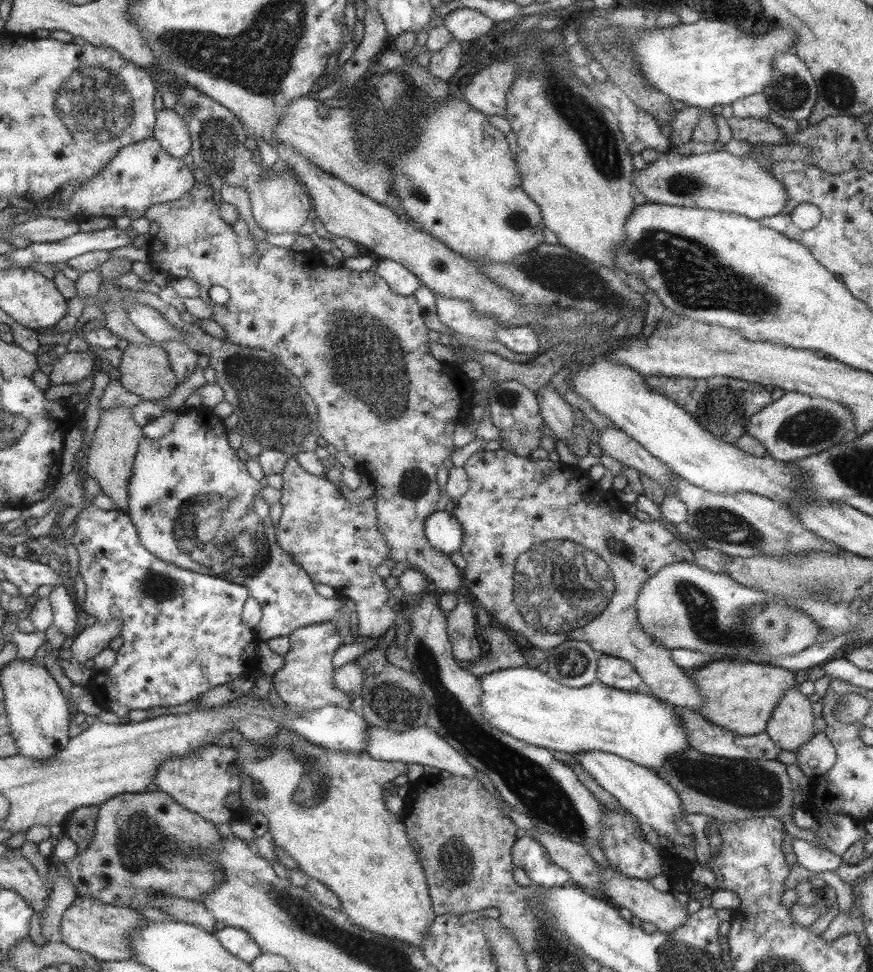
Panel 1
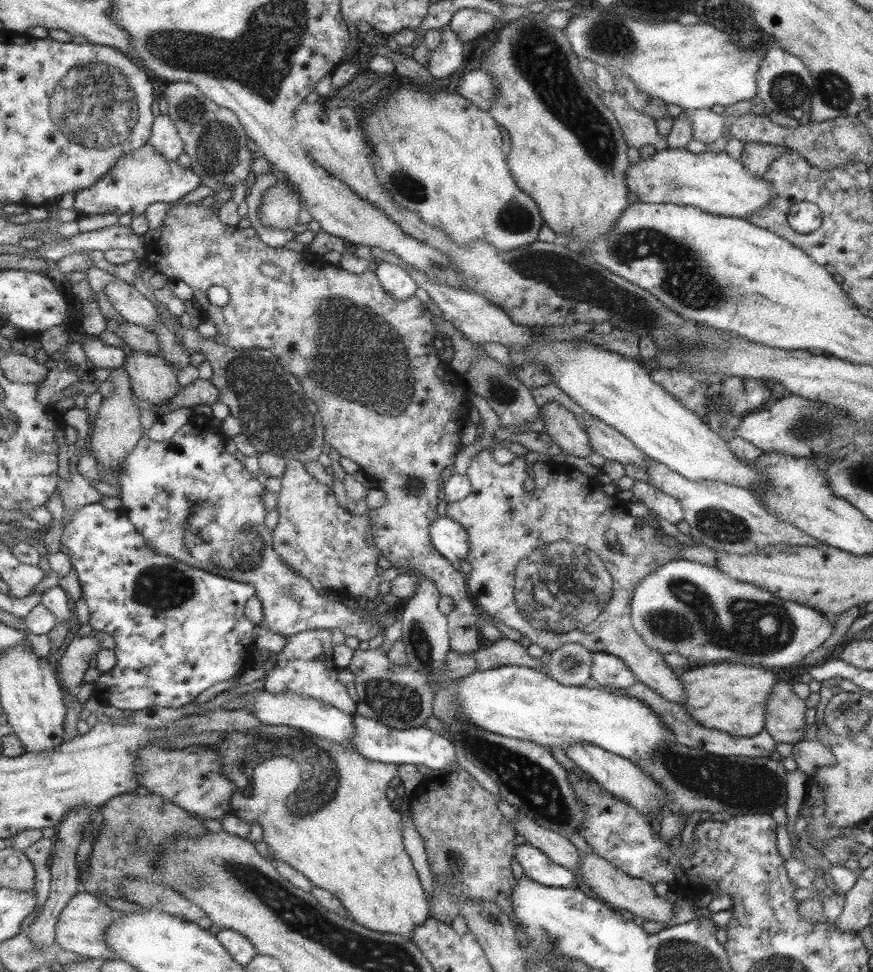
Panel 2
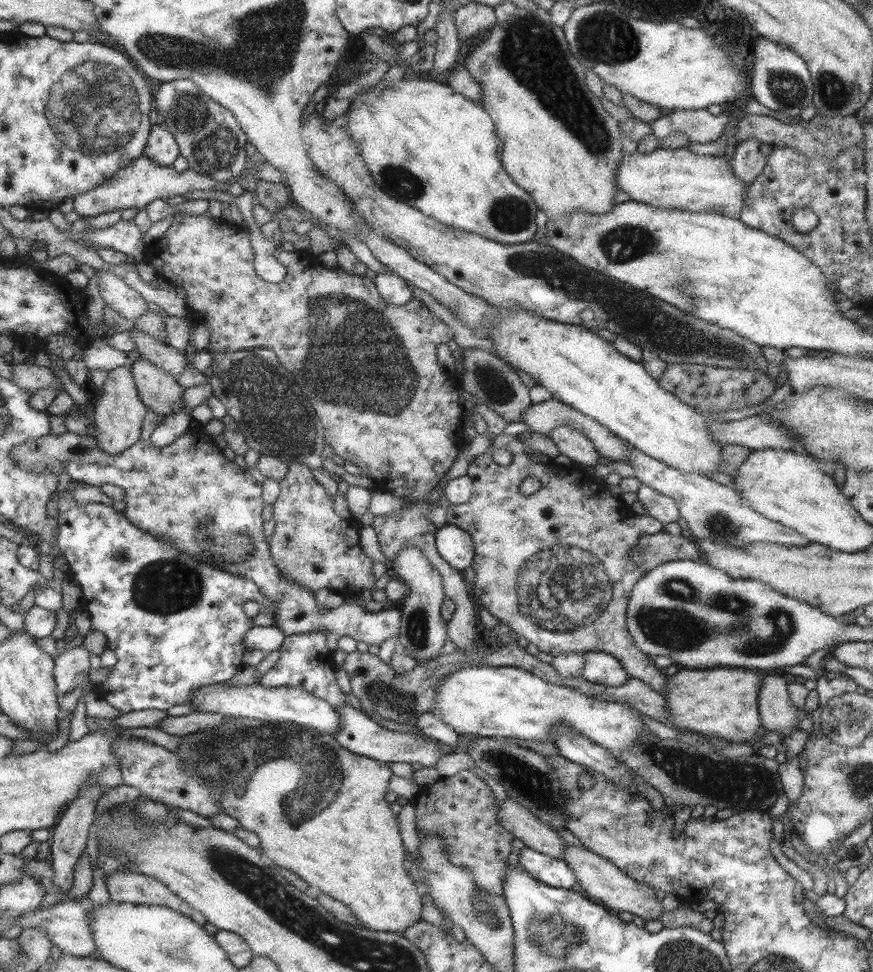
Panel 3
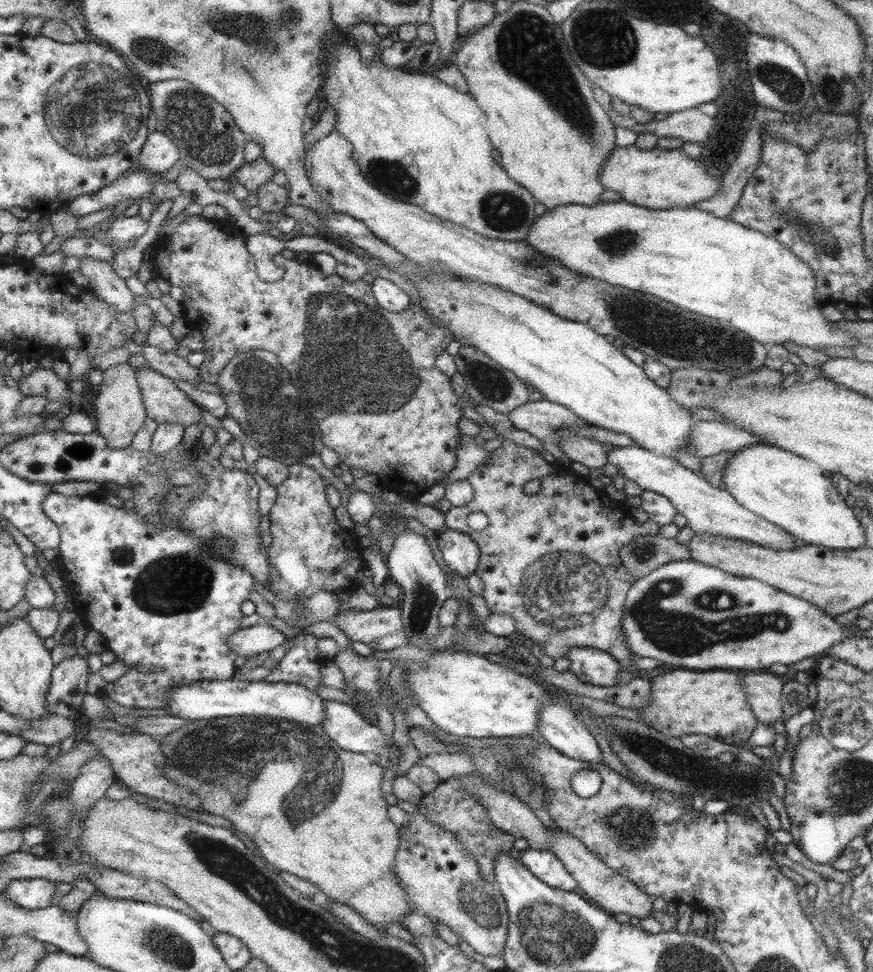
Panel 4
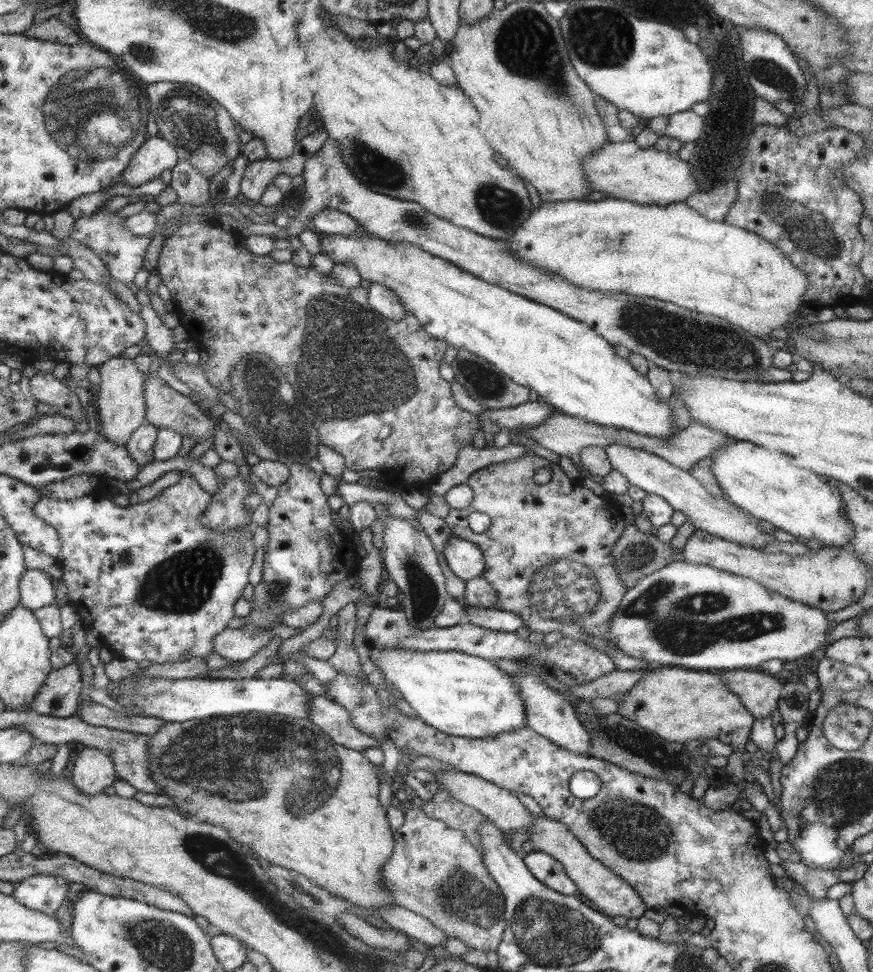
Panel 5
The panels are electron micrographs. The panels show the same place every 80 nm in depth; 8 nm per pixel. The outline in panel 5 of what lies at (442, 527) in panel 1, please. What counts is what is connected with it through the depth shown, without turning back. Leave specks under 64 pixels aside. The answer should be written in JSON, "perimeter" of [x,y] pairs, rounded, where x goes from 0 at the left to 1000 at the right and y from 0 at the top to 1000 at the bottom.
{"perimeter":[[[518,550],[511,556],[506,569],[517,588],[532,600],[552,594],[556,572],[548,561]]]}

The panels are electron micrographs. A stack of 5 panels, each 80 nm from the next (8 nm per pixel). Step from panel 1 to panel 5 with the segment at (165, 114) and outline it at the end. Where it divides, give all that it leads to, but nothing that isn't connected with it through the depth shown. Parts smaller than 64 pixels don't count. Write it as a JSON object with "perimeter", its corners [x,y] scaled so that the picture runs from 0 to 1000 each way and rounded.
{"perimeter":[[[182,138],[171,140],[140,177],[139,188],[151,192],[164,191],[166,187],[182,183],[184,177],[197,175],[205,164],[203,153],[192,144]]]}

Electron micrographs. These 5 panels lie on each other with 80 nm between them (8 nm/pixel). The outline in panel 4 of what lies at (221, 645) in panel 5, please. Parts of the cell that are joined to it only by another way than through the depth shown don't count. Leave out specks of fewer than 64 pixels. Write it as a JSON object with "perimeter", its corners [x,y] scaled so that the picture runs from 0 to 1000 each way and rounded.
{"perimeter":[[[301,641],[274,647],[265,653],[261,663],[263,669],[273,675],[290,675],[298,671],[308,671],[326,658],[326,653],[312,644]]]}

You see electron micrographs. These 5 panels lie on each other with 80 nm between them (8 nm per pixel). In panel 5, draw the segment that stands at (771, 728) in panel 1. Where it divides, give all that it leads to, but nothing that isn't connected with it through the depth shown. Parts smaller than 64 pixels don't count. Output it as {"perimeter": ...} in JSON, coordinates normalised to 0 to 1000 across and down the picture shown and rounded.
{"perimeter":[[[828,688],[822,695],[865,740],[879,738],[890,728],[896,705],[883,693],[863,688]]]}

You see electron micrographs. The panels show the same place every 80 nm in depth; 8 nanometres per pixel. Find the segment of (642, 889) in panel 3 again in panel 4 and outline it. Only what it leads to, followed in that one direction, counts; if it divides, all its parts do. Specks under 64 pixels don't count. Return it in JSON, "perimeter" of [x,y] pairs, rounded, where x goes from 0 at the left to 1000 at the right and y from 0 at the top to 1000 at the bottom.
{"perimeter":[[[633,853],[629,855],[631,861],[633,861],[631,862],[631,872],[629,872],[629,876],[647,890],[648,896],[661,906],[663,916],[675,926],[685,930],[686,934],[700,938],[700,941],[716,940],[719,943],[730,945],[745,942],[747,927],[725,906],[718,905],[717,902],[704,897],[698,890],[682,882],[679,878],[675,878],[671,870],[661,861],[643,854],[640,856],[636,856]]]}

